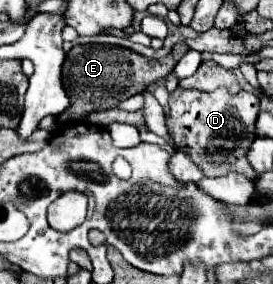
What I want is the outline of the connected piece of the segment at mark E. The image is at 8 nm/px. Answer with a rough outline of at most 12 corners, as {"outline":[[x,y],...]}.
{"outline":[[74,46],[64,124],[116,108],[168,76],[188,50],[148,60],[132,50]]}

